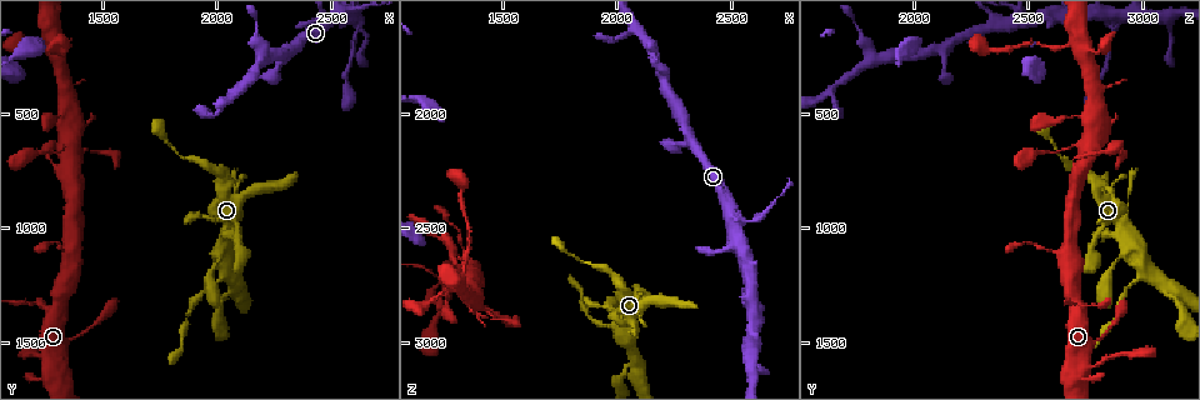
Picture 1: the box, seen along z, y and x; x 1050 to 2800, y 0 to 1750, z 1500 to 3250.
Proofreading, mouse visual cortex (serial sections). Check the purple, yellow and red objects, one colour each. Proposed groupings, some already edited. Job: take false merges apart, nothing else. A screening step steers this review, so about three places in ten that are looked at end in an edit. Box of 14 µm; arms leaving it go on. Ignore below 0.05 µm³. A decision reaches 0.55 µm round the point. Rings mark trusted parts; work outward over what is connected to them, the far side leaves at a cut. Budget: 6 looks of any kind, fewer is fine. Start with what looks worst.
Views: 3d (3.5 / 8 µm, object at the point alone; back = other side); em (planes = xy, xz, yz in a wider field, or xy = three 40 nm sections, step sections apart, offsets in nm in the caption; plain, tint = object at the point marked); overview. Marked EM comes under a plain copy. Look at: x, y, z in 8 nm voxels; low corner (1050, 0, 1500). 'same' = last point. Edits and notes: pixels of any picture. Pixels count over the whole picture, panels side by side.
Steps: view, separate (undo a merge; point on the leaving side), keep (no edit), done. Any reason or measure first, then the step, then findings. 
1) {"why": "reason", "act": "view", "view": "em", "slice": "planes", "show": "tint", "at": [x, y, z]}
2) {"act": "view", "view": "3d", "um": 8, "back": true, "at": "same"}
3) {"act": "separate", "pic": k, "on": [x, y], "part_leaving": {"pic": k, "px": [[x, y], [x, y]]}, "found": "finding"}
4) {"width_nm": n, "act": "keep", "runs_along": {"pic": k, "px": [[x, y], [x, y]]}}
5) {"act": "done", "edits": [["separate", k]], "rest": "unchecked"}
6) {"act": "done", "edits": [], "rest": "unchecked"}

{"act": "view", "view": "3d", "um": 3.5, "at": [2010, 1240, 2960]}

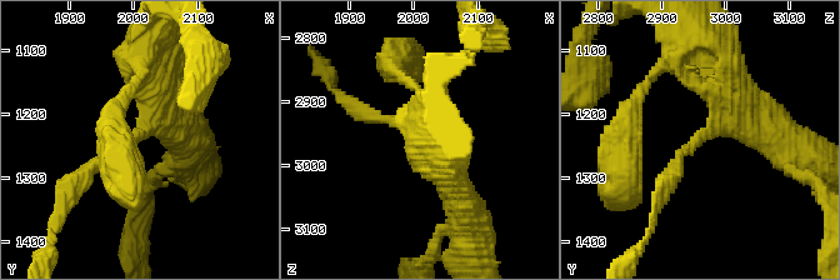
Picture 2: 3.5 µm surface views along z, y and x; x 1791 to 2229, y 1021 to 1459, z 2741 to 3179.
{"arm_widths_nm": [200, 400], "act": "view", "view": "em", "slice": "planes", "show": "tint", "at": [2005, 1235, 2960]}

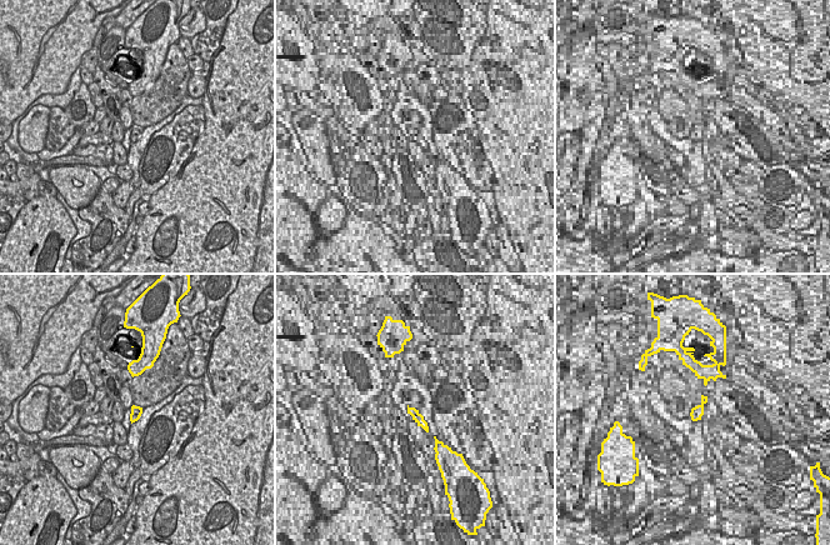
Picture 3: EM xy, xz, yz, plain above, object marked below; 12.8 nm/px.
{"act": "keep", "runs_along": {"pic": 2, "px": [[160, 70], [145, 128], [73, 185]]}, "found": "continuous, no second cell"}

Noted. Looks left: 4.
{"why": "three-way junction", "act": "view", "view": "3d", "um": 3.5, "at": [1240, 1340, 2730]}

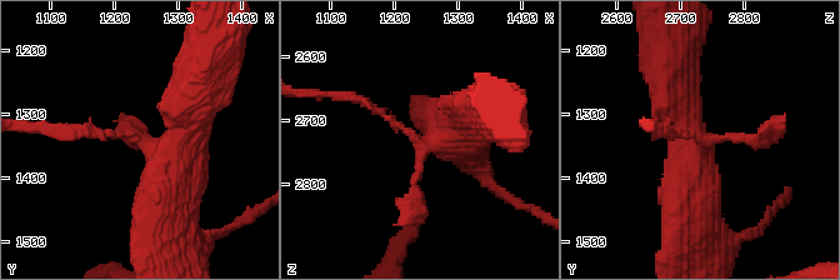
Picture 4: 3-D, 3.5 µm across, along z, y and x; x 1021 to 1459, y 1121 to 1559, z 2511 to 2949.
{"act": "keep", "runs_along": {"pic": 4, "px": [[165, 205], [174, 155], [128, 133], [78, 133]]}, "found": "one cell here"}

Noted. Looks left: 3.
{"why": "arms part here", "act": "view", "view": "3d", "um": 3.5, "back": true, "at": [1350, 1120, 2640]}

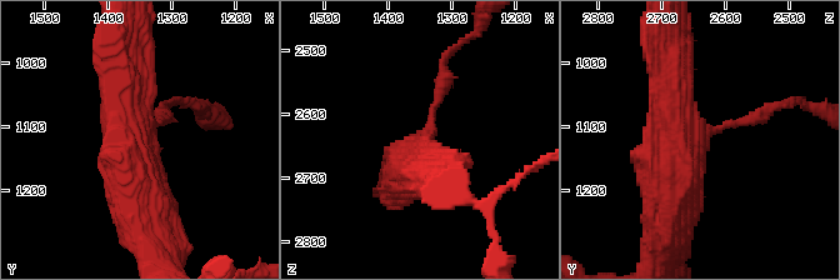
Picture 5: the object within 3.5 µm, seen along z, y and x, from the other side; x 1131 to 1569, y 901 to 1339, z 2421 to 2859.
{"why": "need the tissue", "act": "view", "view": "em", "slice": "xy", "step": 3, "show": "tint", "at": [1350, 1110, 2645]}

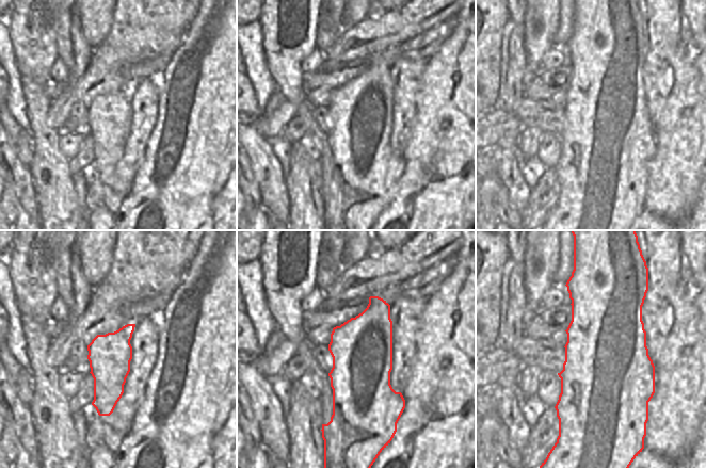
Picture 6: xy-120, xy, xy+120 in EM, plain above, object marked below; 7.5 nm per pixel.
{"arms": 3, "act": "keep", "runs_along": {"pic": 5, "px": [[138, 224], [130, 200], [126, 50]]}, "found": "continuous, no second cell"}

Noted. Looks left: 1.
{"act": "done", "edits": [], "rest": "unchecked"}

